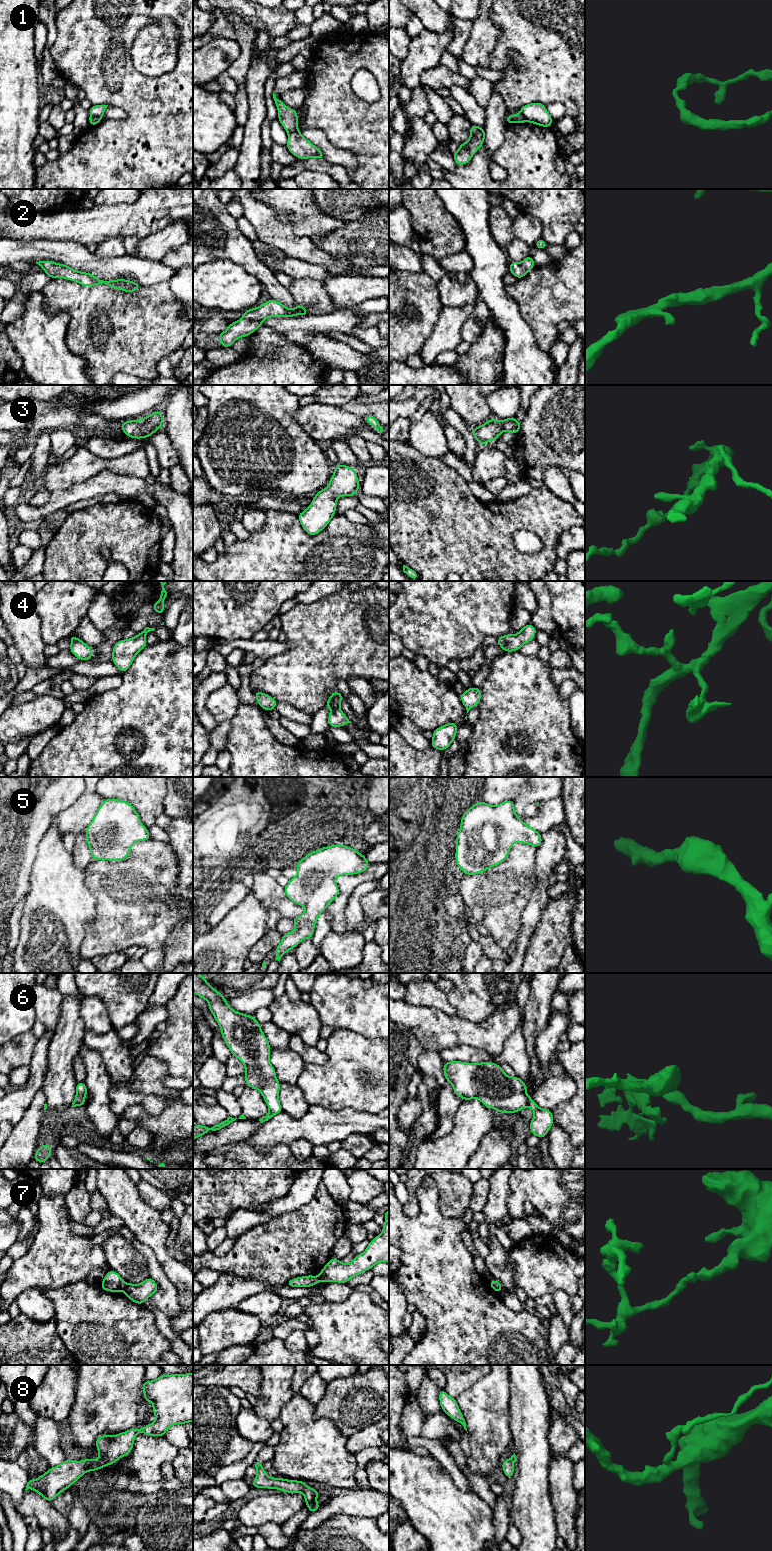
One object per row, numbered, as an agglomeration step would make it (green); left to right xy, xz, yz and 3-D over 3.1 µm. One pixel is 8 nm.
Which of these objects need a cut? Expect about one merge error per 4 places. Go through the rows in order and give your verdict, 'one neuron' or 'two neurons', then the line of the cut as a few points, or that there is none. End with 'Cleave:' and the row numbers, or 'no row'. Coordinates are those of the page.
1: two neurons; cut xy (90, 115), (101, 119)
2: one neuron; cut none
3: one neuron; cut none
4: one neuron; cut none
5: one neuron; cut none
6: two neurons; cut yz (530, 1098), (527, 1105)
7: two neurons; cut xy (125, 1283), (122, 1289)
8: one neuron; cut none
Cleave: 1, 6, 7

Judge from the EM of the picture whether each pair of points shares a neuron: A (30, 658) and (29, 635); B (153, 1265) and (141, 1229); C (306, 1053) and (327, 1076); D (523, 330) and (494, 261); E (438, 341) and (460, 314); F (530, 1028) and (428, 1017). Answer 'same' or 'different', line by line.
A: same
B: different
C: different
D: same
E: same
F: different

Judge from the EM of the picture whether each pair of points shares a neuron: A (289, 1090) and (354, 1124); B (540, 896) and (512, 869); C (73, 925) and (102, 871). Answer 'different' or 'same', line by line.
A: different
B: different
C: different

